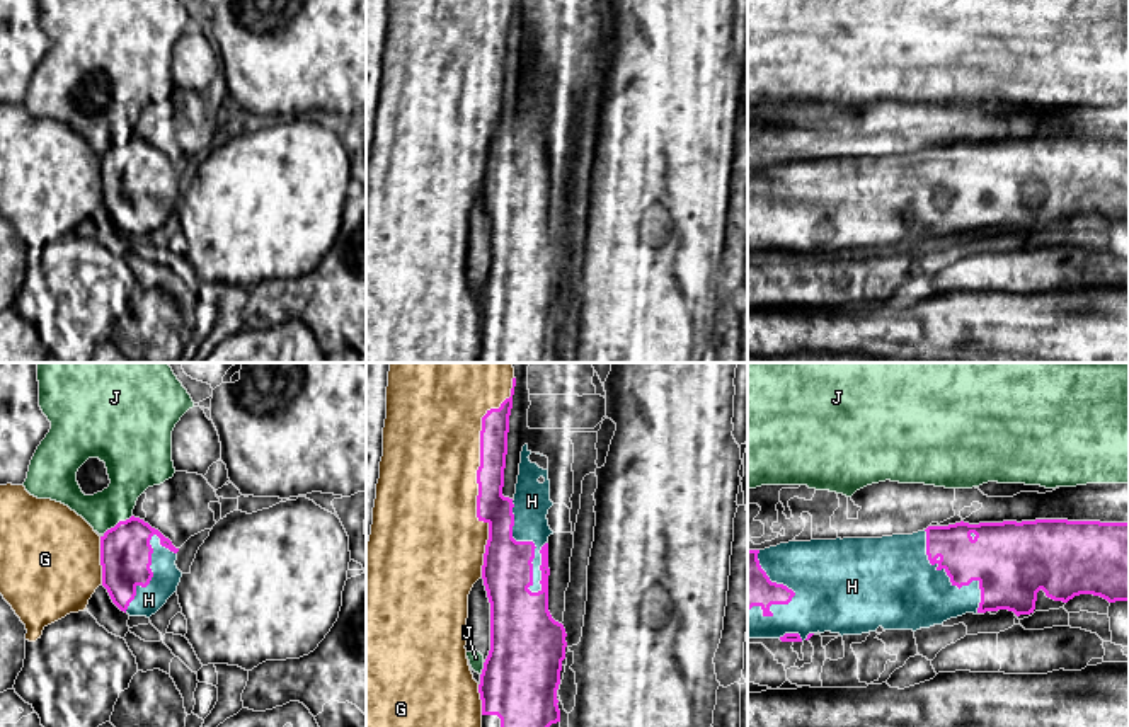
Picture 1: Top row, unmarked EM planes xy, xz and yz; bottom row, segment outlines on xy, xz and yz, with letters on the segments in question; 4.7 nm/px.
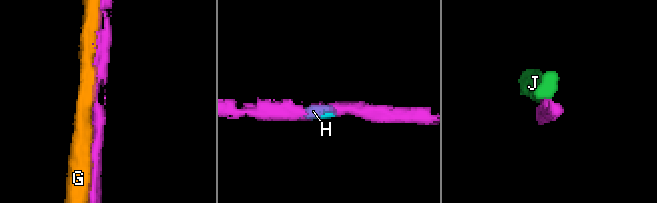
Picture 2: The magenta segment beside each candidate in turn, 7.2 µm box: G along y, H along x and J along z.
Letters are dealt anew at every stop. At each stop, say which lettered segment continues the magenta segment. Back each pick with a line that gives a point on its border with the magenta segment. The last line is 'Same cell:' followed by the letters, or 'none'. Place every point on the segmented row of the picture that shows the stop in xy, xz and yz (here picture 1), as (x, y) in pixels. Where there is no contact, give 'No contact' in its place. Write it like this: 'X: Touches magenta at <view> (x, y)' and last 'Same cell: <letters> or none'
H: Touches magenta at xz (532, 542)
Same cell: H

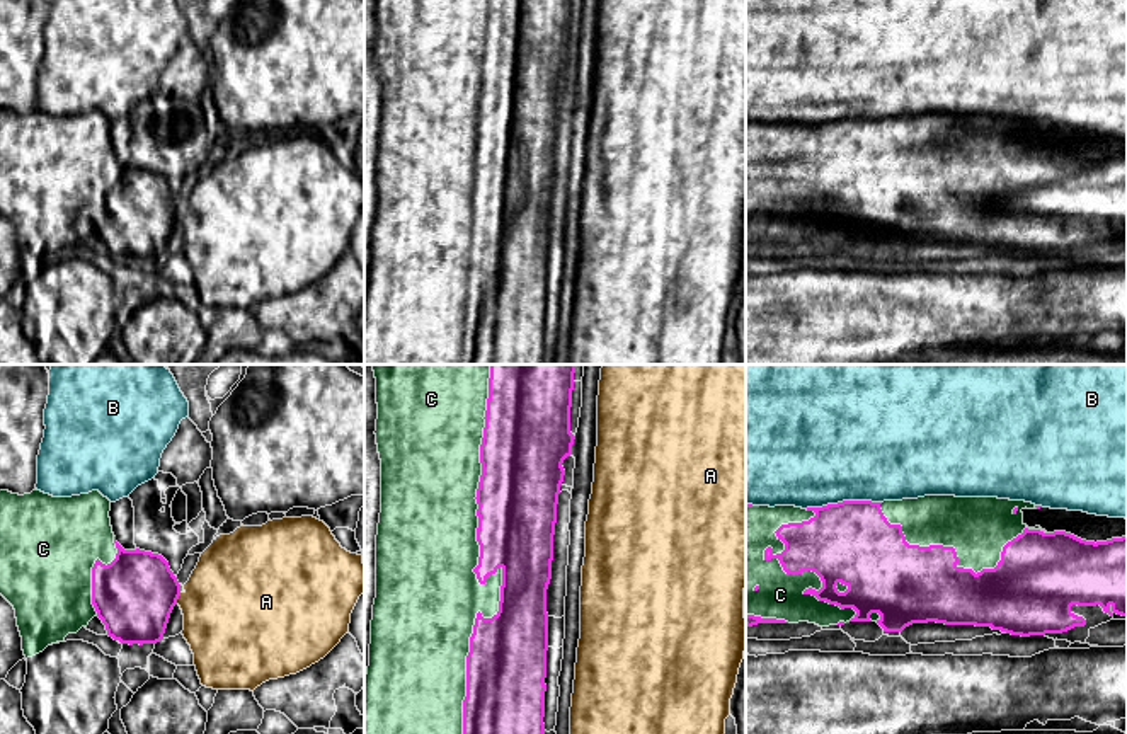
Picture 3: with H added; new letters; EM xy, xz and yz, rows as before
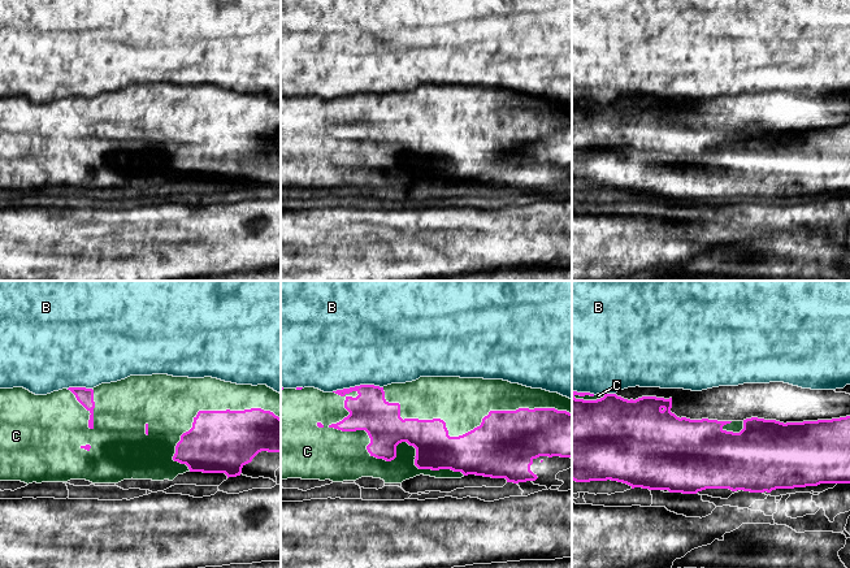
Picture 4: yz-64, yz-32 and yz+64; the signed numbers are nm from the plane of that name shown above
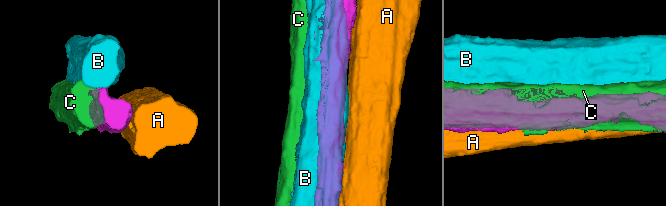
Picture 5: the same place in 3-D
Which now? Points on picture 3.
Same cell: none

